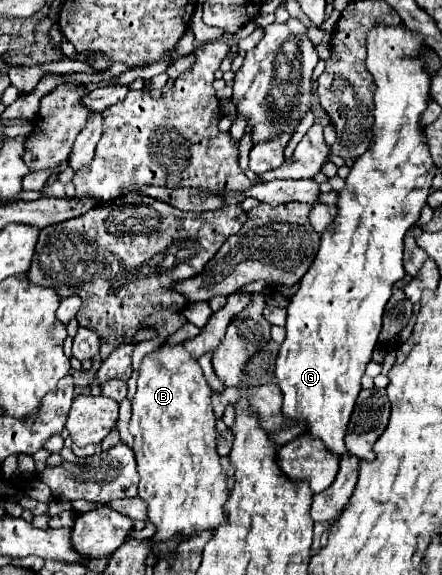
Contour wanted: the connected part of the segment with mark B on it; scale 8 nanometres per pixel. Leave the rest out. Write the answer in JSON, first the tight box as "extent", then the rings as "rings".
{"extent":[129,346,229,558],"rings":[[[161,346],[159,350],[147,354],[141,360],[137,376],[137,394],[133,400],[133,416],[129,422],[129,432],[135,436],[133,452],[137,458],[139,472],[139,498],[147,502],[147,518],[155,524],[153,548],[151,552],[161,558],[165,554],[177,552],[179,544],[193,534],[205,530],[217,530],[227,522],[225,502],[229,496],[227,476],[219,464],[217,454],[217,430],[211,406],[211,388],[203,378],[201,366],[183,346]]]}

